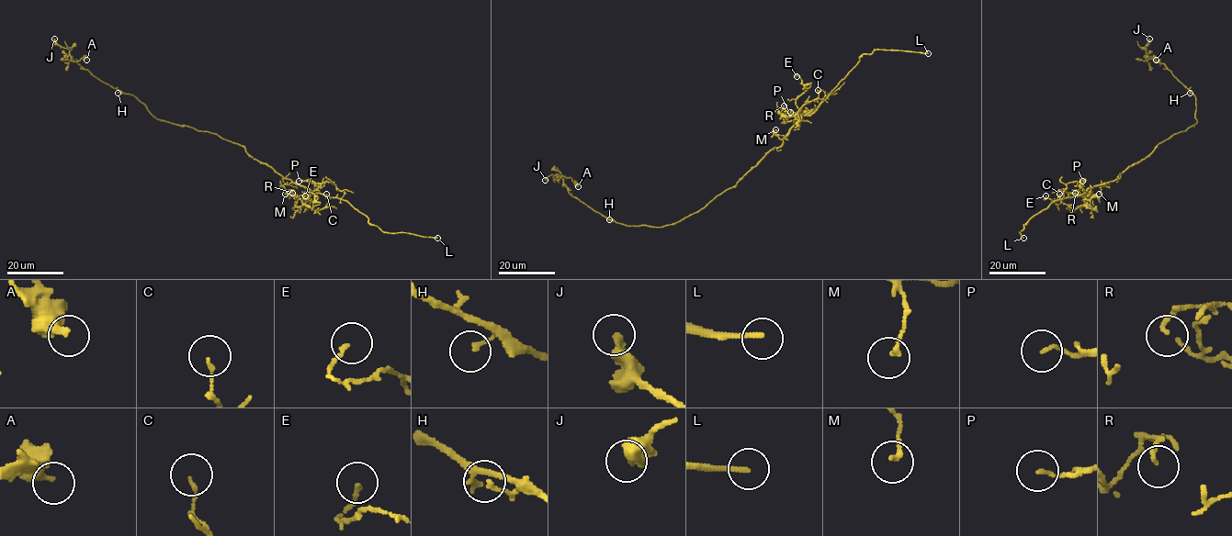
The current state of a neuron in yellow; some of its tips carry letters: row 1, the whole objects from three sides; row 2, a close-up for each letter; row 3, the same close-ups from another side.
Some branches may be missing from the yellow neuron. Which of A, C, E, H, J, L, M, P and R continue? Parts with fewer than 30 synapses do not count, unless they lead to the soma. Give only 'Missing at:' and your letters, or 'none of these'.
Missing at: L

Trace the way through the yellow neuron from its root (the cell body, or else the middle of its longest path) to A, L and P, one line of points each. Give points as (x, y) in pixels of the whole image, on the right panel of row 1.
A: (1152, 151), (1161, 142), (1196, 122), (1194, 95), (1163, 63), (1146, 58), (1147, 61), (1156, 60)
L: (1152, 151), (1129, 166), (1113, 181), (1095, 184), (1077, 196), (1054, 201), (1023, 225), (1019, 232), (1023, 238)
P: (1152, 151), (1129, 166), (1113, 181), (1084, 190), (1082, 181)

